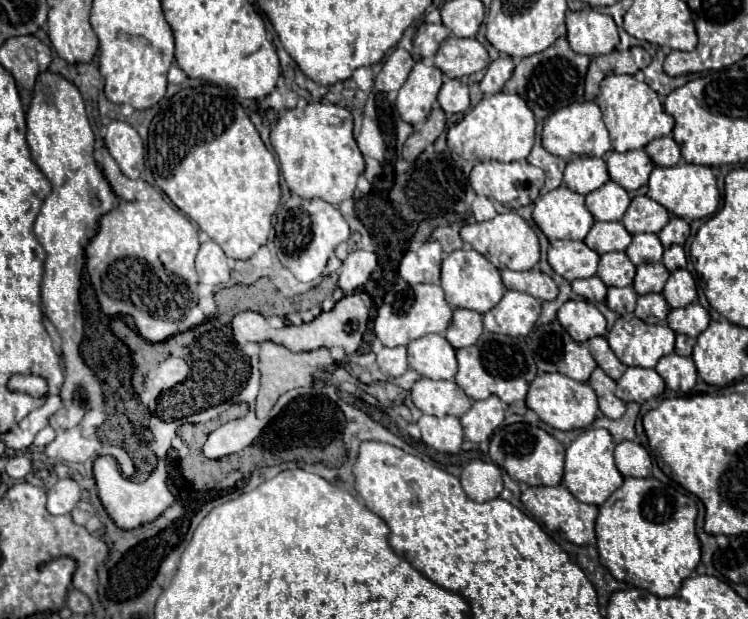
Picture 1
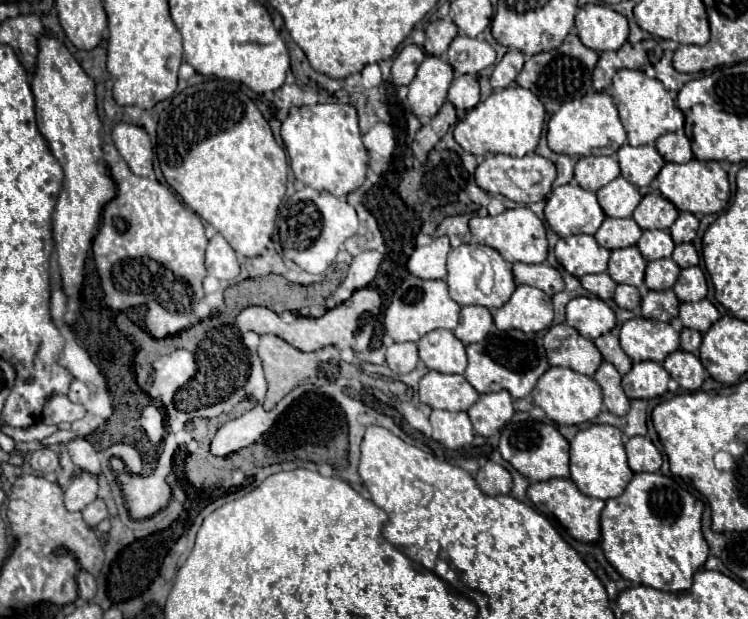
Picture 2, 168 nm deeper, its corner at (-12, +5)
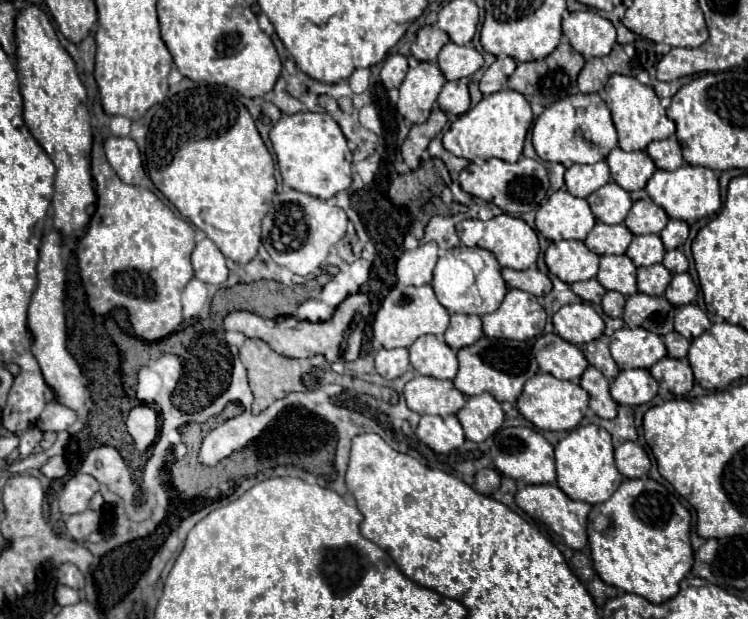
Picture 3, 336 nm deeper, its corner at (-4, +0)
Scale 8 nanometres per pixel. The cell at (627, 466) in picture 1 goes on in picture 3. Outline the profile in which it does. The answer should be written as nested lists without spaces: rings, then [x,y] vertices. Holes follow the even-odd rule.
[[[624,442],[614,450],[616,468],[626,478],[642,478],[650,470],[650,458],[636,442]]]

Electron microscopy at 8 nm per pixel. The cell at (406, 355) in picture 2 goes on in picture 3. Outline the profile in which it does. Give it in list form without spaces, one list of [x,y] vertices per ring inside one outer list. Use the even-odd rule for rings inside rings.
[[[382,348],[376,354],[376,370],[384,380],[394,380],[408,370],[408,348]]]

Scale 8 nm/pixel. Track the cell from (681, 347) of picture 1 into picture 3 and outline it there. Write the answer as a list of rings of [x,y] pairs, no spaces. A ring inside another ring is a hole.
[[[676,332],[666,334],[664,344],[666,344],[666,350],[668,350],[668,358],[686,358],[690,342],[682,334],[676,334]]]

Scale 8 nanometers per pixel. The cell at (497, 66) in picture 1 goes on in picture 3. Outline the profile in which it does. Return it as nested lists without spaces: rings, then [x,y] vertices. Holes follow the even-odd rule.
[[[498,56],[496,62],[484,72],[484,76],[480,80],[480,92],[484,96],[488,96],[492,92],[502,90],[506,86],[508,76],[514,72],[514,68],[516,68],[514,58],[510,58],[510,56]]]

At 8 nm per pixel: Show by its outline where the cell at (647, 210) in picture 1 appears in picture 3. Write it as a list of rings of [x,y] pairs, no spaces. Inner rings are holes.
[[[638,200],[632,204],[624,224],[632,234],[660,234],[668,224],[668,214],[652,200]]]

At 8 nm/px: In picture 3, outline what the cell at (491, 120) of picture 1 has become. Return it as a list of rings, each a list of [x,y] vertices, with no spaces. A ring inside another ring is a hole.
[[[500,90],[496,94],[490,94],[482,98],[474,108],[458,116],[456,122],[444,132],[442,144],[448,152],[454,156],[462,156],[466,160],[476,158],[500,158],[506,162],[516,162],[522,156],[522,146],[526,140],[526,134],[532,126],[532,110],[528,100],[514,90]]]

